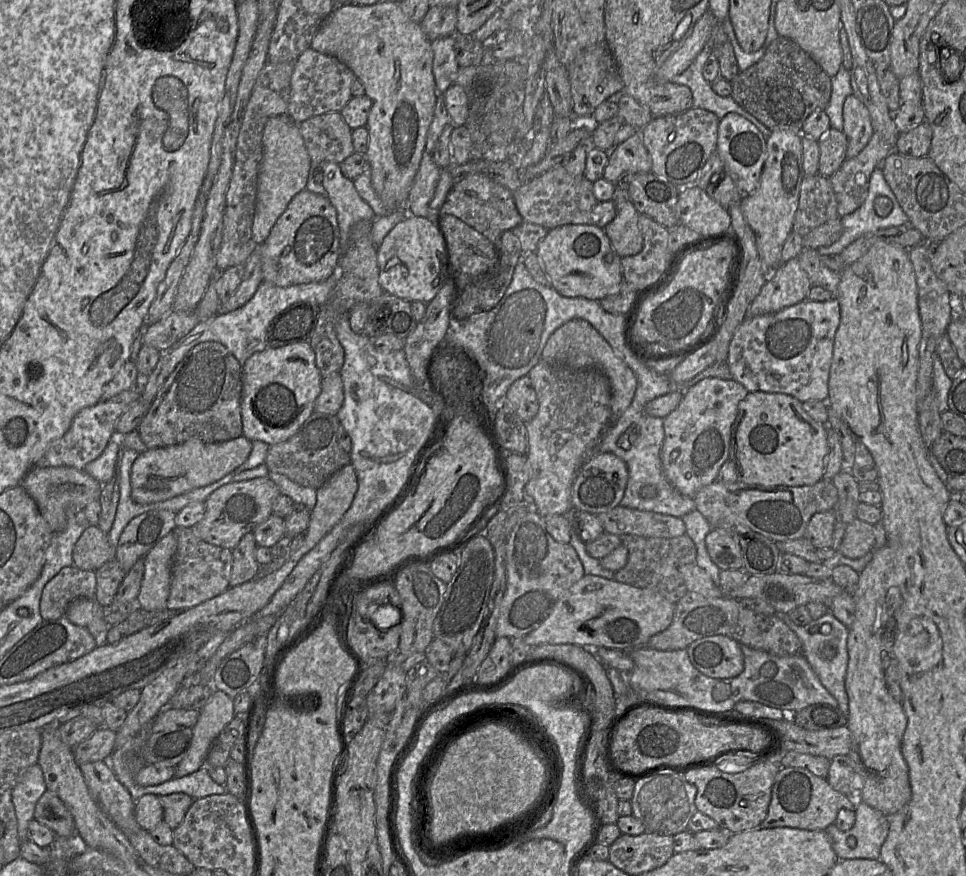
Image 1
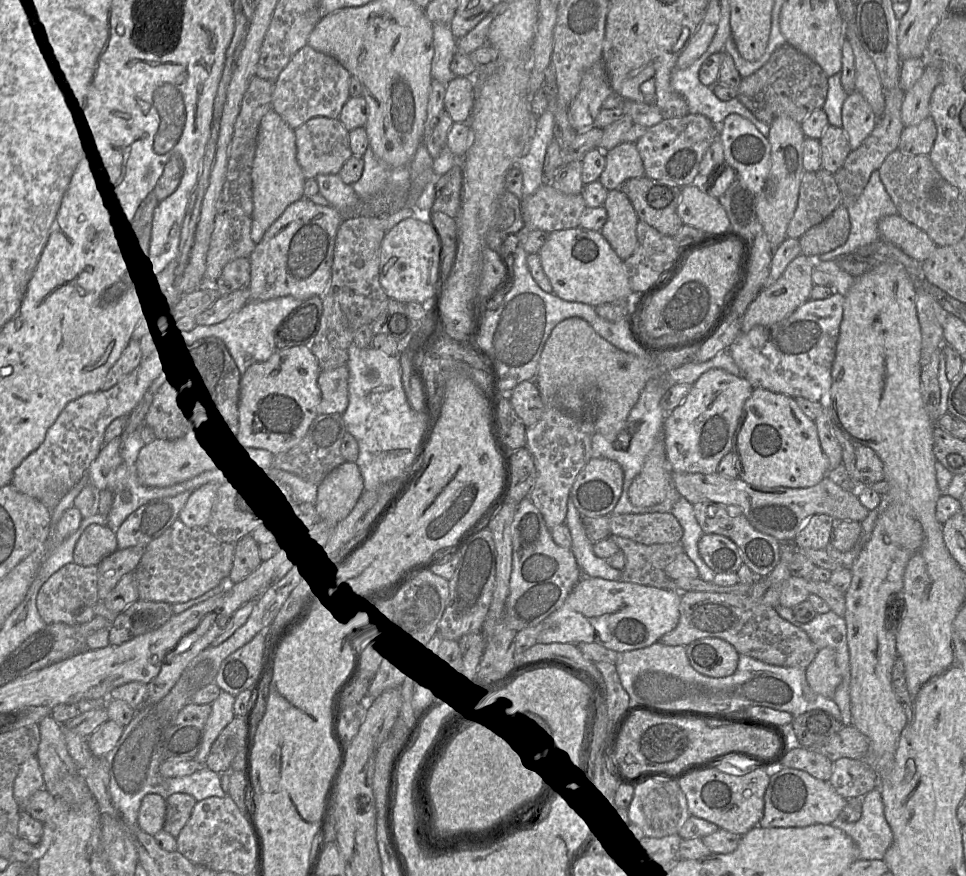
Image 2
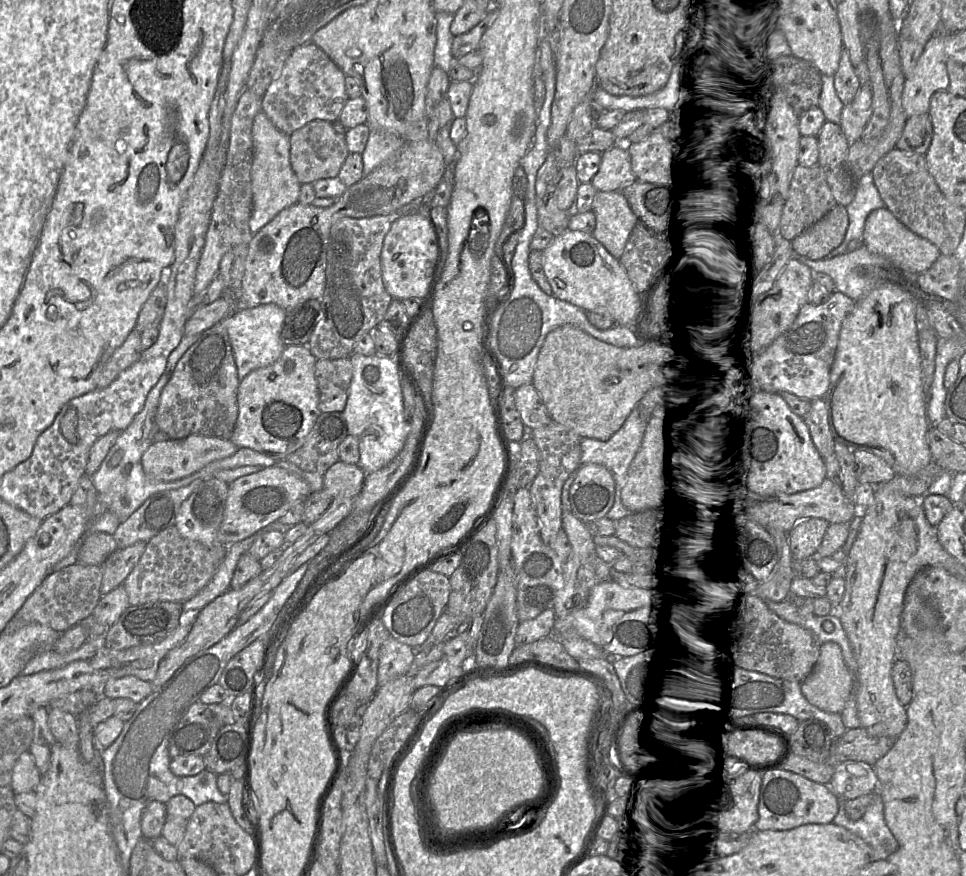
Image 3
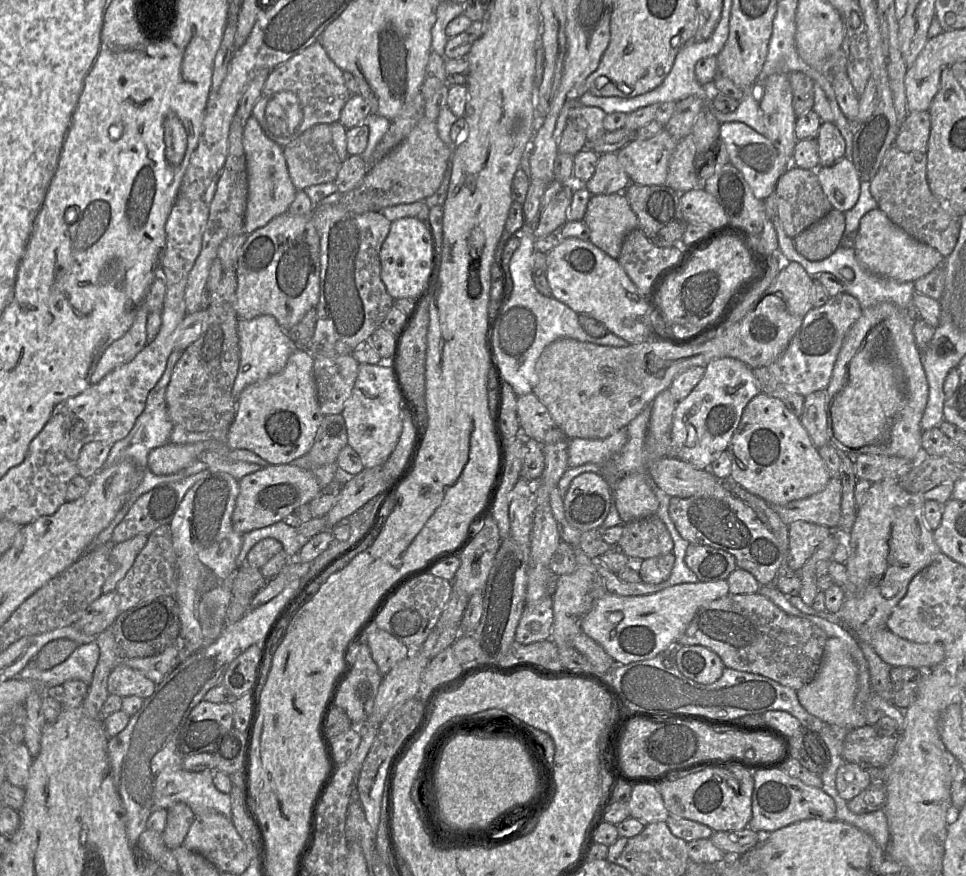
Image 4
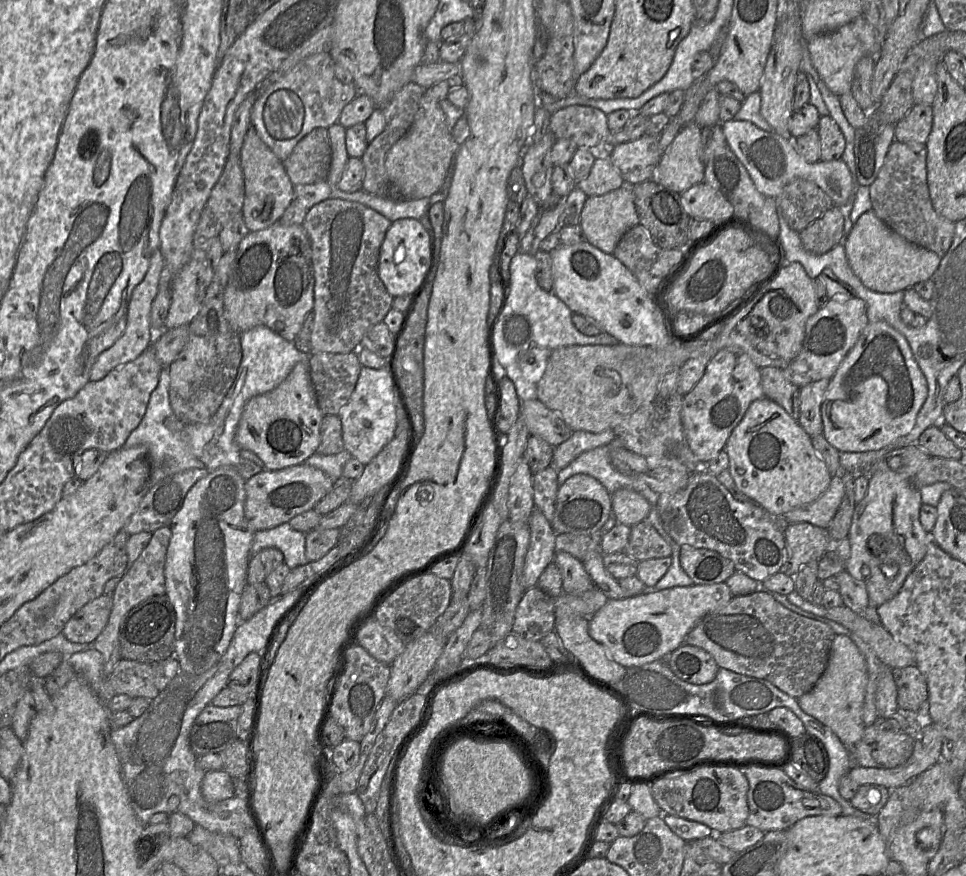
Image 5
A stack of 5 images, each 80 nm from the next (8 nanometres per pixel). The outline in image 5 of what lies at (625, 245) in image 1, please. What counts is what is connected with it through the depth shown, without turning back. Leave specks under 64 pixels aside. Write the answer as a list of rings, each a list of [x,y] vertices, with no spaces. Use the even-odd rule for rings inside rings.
[[[631,184],[601,196],[588,197],[580,217],[580,226],[586,241],[606,254],[613,254],[621,237],[631,228],[639,224],[639,218],[634,203]]]

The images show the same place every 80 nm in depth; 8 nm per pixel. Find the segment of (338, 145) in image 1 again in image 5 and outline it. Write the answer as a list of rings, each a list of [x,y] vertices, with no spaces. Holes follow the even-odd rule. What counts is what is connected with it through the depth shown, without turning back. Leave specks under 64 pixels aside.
[[[313,129],[296,144],[283,164],[294,186],[325,181],[331,164],[328,129]]]

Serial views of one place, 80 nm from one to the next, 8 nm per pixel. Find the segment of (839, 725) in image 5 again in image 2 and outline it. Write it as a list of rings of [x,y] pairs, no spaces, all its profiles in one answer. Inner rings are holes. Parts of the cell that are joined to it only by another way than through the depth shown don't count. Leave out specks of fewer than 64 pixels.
[[[824,647],[817,652],[806,668],[806,681],[815,693],[833,699],[841,683],[841,675],[836,664],[835,651],[831,647]]]

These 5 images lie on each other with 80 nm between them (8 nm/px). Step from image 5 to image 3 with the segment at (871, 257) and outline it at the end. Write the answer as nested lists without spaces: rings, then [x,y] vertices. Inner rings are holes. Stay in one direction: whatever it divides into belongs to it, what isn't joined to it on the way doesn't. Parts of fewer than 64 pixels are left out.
[[[886,208],[873,210],[867,216],[862,242],[870,252],[884,257],[894,267],[908,274],[921,274],[941,255],[934,244],[910,231]]]

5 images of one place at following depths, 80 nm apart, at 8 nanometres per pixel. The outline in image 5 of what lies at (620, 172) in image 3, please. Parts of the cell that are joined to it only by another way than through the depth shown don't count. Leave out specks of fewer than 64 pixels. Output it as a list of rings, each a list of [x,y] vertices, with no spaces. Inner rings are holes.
[[[607,152],[597,153],[589,175],[577,182],[577,187],[588,197],[601,196],[614,191],[624,184],[619,171],[611,163]]]

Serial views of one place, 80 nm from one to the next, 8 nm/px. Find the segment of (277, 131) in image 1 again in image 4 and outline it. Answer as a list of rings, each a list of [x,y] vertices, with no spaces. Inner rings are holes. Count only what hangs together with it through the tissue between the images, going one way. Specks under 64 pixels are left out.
[[[253,115],[245,122],[242,143],[248,181],[244,228],[245,232],[250,234],[268,224],[273,218],[286,213],[295,199],[297,190],[290,179],[283,148],[265,135]]]

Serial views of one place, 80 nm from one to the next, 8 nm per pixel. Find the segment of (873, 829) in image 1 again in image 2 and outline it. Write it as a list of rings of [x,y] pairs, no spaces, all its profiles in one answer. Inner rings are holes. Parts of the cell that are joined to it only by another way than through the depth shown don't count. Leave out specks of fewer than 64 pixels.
[[[878,789],[862,797],[862,814],[858,821],[846,823],[836,818],[830,825],[842,830],[853,840],[858,848],[857,859],[882,860],[893,841]]]

